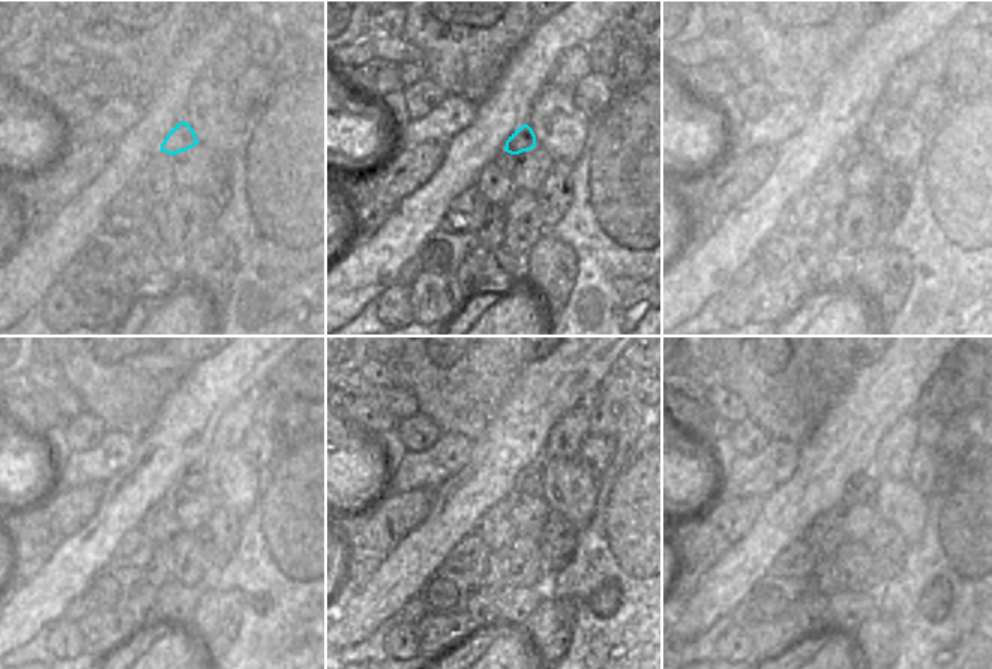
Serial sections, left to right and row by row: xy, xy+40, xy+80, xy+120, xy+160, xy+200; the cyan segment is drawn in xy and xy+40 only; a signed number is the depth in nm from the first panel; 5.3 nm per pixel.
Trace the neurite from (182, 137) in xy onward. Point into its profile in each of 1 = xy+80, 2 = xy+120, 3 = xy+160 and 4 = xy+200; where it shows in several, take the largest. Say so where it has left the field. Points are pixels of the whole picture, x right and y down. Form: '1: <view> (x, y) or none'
1: xy+80 (860, 141)
2: xy+120 (192, 477)
3: xy+160 (529, 482)
4: xy+200 (866, 482)

